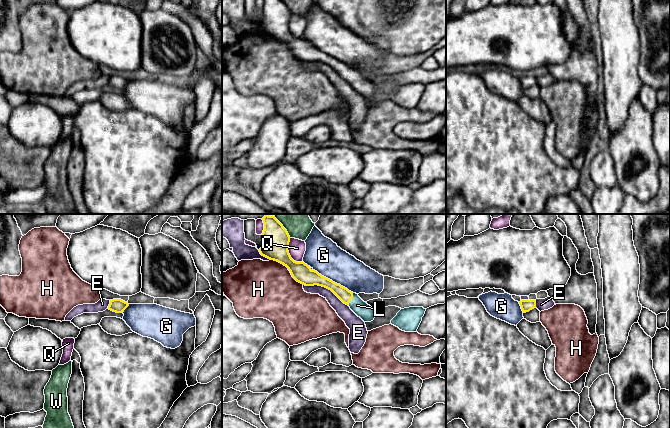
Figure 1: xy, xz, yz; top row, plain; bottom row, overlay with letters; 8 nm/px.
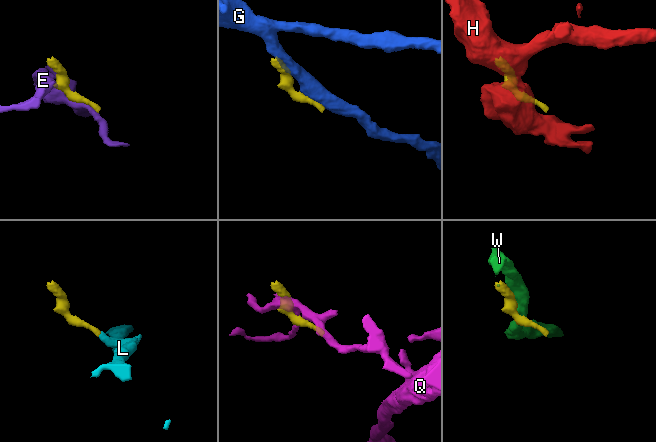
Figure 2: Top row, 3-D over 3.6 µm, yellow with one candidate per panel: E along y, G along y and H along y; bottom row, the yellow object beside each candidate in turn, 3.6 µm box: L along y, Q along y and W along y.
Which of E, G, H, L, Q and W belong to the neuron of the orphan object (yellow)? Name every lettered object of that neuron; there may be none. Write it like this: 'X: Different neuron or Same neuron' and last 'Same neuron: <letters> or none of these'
E: Different neuron
G: Different neuron
H: Different neuron
L: Same neuron
Q: Different neuron
W: Different neuron
Same neuron: L

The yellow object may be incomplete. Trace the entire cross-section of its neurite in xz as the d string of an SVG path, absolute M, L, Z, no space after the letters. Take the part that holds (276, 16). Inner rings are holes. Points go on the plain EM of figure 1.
M264 0L263 22L259 25L262 32L277 37L288 44L292 53L305 62L322 62L331 66L344 80L364 98L375 94L374 85L356 69L322 52L304 38L294 37L288 27L290 12L282 0Z

